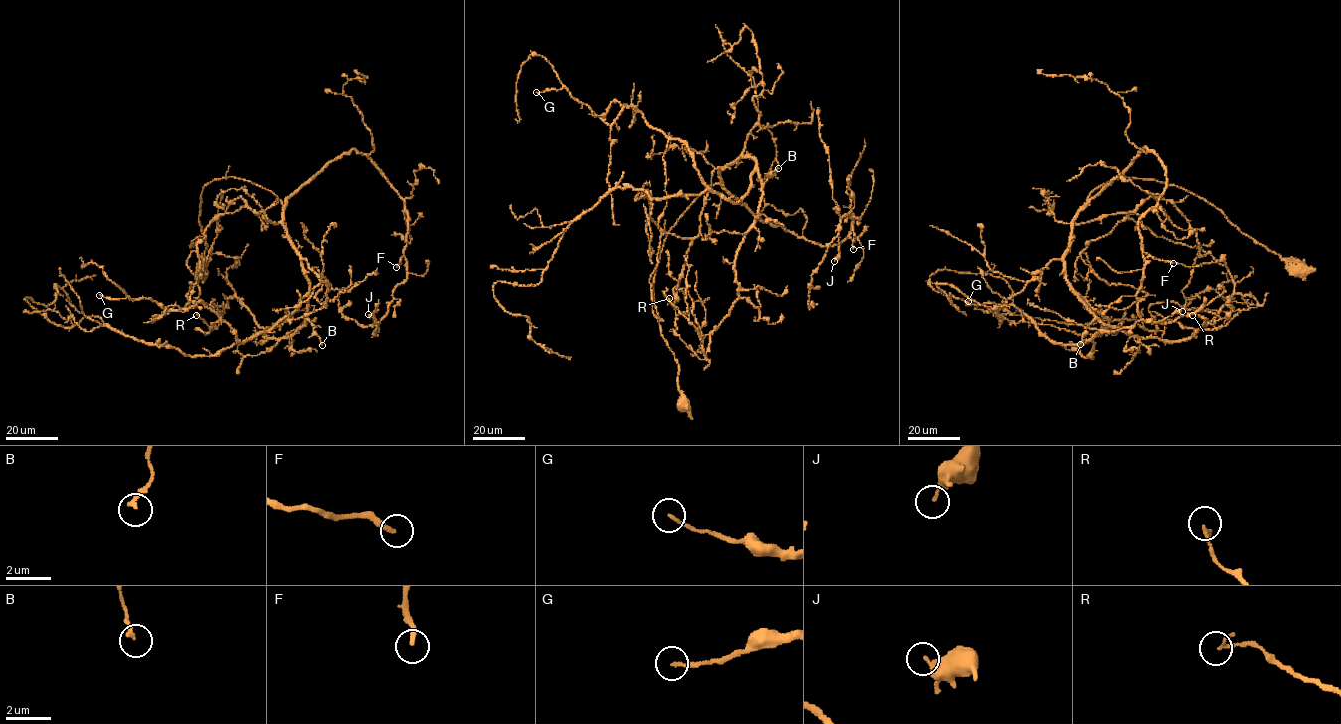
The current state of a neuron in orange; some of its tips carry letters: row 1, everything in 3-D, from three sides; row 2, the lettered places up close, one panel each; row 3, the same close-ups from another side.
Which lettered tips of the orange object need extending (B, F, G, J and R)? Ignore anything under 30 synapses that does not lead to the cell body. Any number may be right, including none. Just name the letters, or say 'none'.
F

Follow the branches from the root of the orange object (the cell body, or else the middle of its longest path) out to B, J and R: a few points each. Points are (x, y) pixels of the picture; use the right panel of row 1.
B: (1301, 270), (1181, 188), (1112, 180), (1089, 194), (1064, 256), (1070, 289), (1095, 318), (1080, 344)
J: (1301, 270), (1173, 185), (1123, 177), (1087, 205), (1144, 147), (1167, 186), (1139, 220), (1137, 312), (1182, 311)
R: (1301, 270), (1181, 188), (1093, 190), (1070, 289), (1164, 341), (1233, 294), (1257, 304), (1218, 328), (1192, 315)

